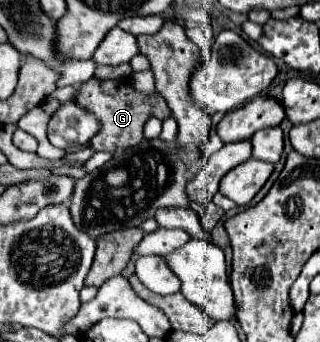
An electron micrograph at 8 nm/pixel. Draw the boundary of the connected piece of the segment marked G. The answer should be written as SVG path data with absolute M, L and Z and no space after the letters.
M94 77L94 79L80 85L80 93L76 95L74 101L80 107L88 109L92 115L96 115L96 119L100 121L100 131L98 131L98 135L94 135L90 139L88 147L98 149L98 151L108 151L108 153L116 153L118 149L128 149L128 147L138 145L144 139L142 129L144 129L144 123L150 115L154 115L158 119L166 119L172 115L166 101L160 95L144 97L132 89L130 81L124 83L122 79L102 81L102 79Z

